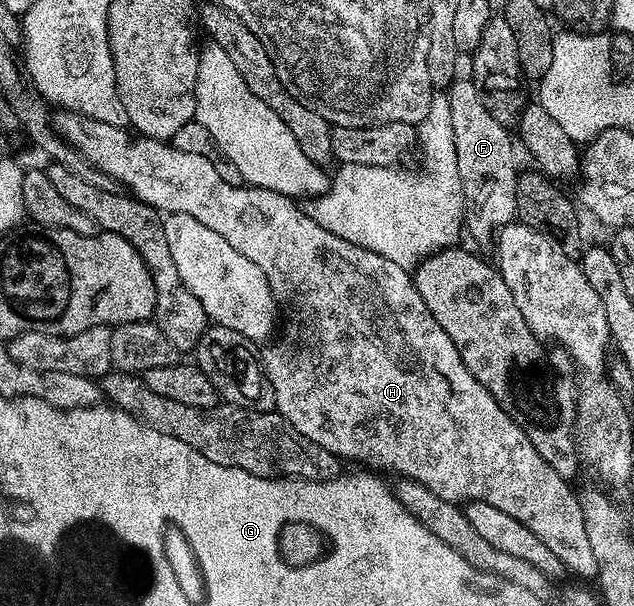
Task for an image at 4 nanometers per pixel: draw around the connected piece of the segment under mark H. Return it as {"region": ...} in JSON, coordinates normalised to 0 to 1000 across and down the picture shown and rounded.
{"region":[[[96,182],[82,193],[82,208],[87,219],[107,239],[123,248],[134,266],[151,274],[159,285],[170,287],[186,305],[189,300],[194,305],[189,309],[199,310],[230,340],[243,340],[263,353],[290,353],[304,356],[304,363],[317,363],[317,370],[323,370],[323,376],[336,376],[336,383],[342,383],[342,389],[355,389],[355,396],[361,396],[361,403],[368,403],[368,409],[374,409],[374,416],[380,416],[380,422],[393,422],[393,429],[399,429],[399,436],[405,436],[412,442],[427,483],[434,487],[435,500],[443,507],[440,559],[437,559],[437,551],[432,563],[420,573],[420,576],[423,574],[421,591],[418,589],[421,624],[431,634],[434,677],[459,701],[461,710],[473,724],[486,723],[494,734],[511,736],[519,748],[530,749],[535,756],[568,762],[573,767],[568,771],[584,772],[587,777],[618,776],[623,785],[648,789],[658,799],[677,805],[677,812],[710,828],[778,832],[778,838],[787,840],[789,845],[798,845],[801,851],[809,851],[809,858],[822,858],[822,865],[828,865],[828,871],[834,871],[834,878],[841,878],[841,884],[847,884],[847,891],[853,891],[866,904],[866,911],[872,911],[872,917],[879,917],[879,924],[885,924],[888,936],[899,946],[902,941],[913,954],[932,955],[943,949],[942,917],[935,917],[935,904],[929,899],[929,878],[923,878],[920,832],[910,815],[901,810],[902,797],[896,790],[879,785],[879,779],[872,779],[872,772],[866,772],[866,766],[853,752],[853,746],[847,746],[847,739],[841,739],[834,719],[828,719],[823,706],[787,672],[781,655],[768,645],[768,639],[760,637],[749,625],[740,614],[740,607],[733,607],[715,561],[708,561],[708,554],[702,554],[702,545],[696,541],[696,535],[689,535],[689,528],[683,528],[677,508],[670,508],[670,495],[664,495],[664,488],[658,482],[650,454],[632,436],[620,436],[620,429],[607,429],[607,422],[601,422],[595,416],[577,413],[563,403],[550,403],[550,396],[538,396],[538,389],[532,389],[527,380],[500,370],[500,363],[494,363],[484,355],[483,345],[475,343],[467,328],[453,327],[446,320],[420,314],[410,307],[388,304],[363,307],[355,304],[355,297],[349,297],[349,290],[342,290],[342,277],[336,277],[336,271],[330,271],[330,264],[323,264],[323,257],[304,257],[304,251],[285,251],[262,233],[249,228],[229,228],[205,213],[192,215],[191,210],[180,208],[175,201],[155,201],[153,196],[144,193],[137,188]]]}

